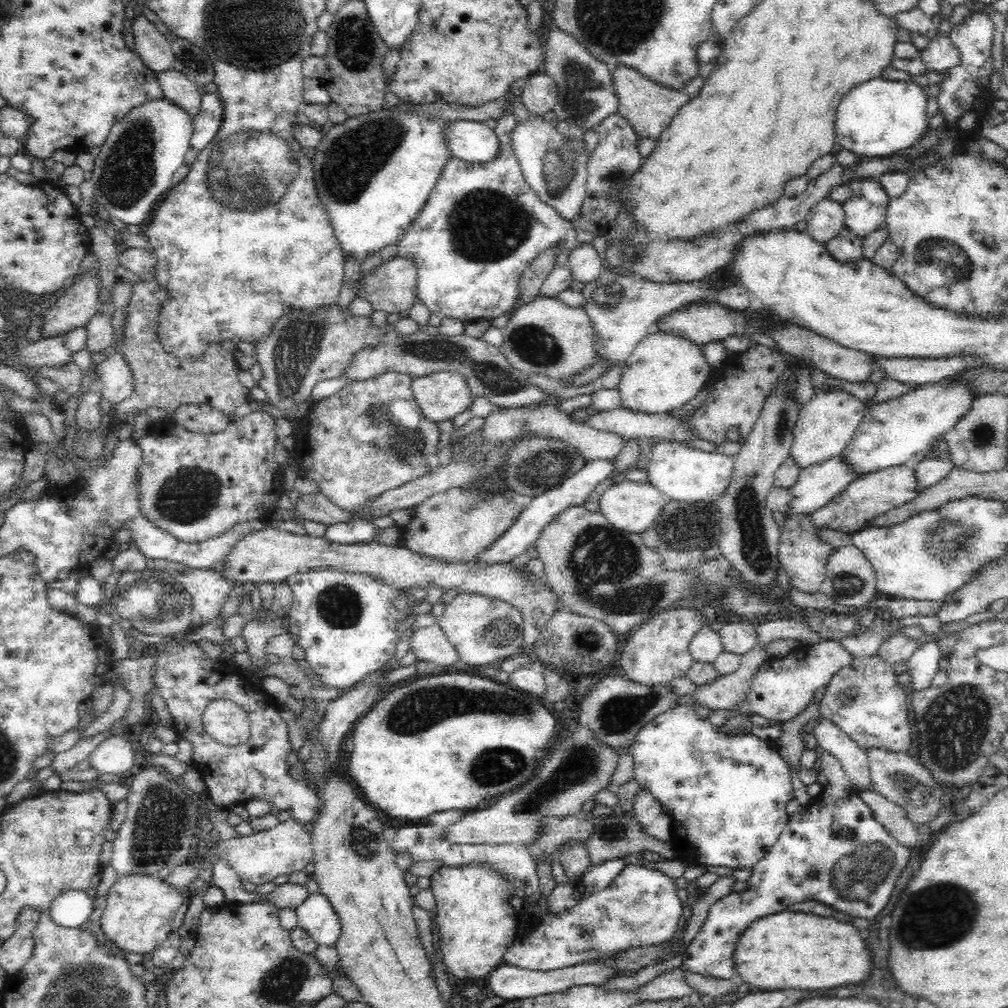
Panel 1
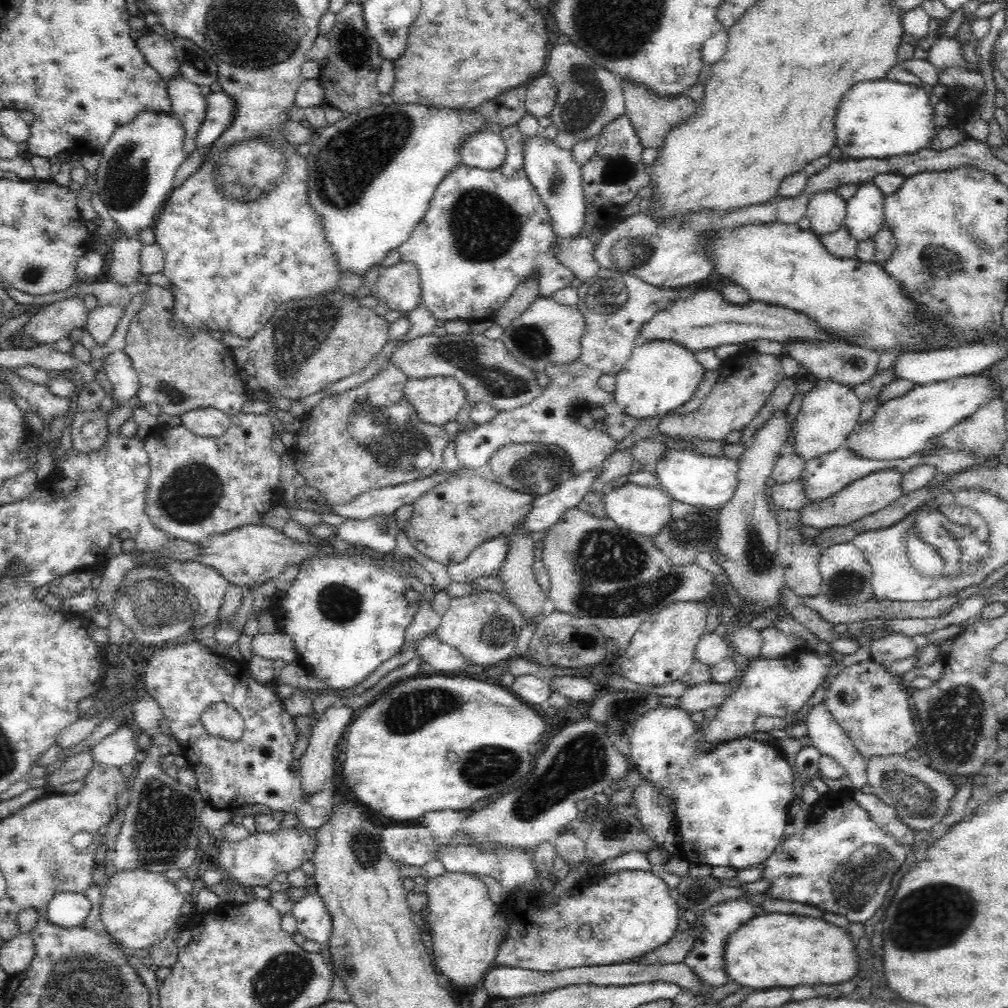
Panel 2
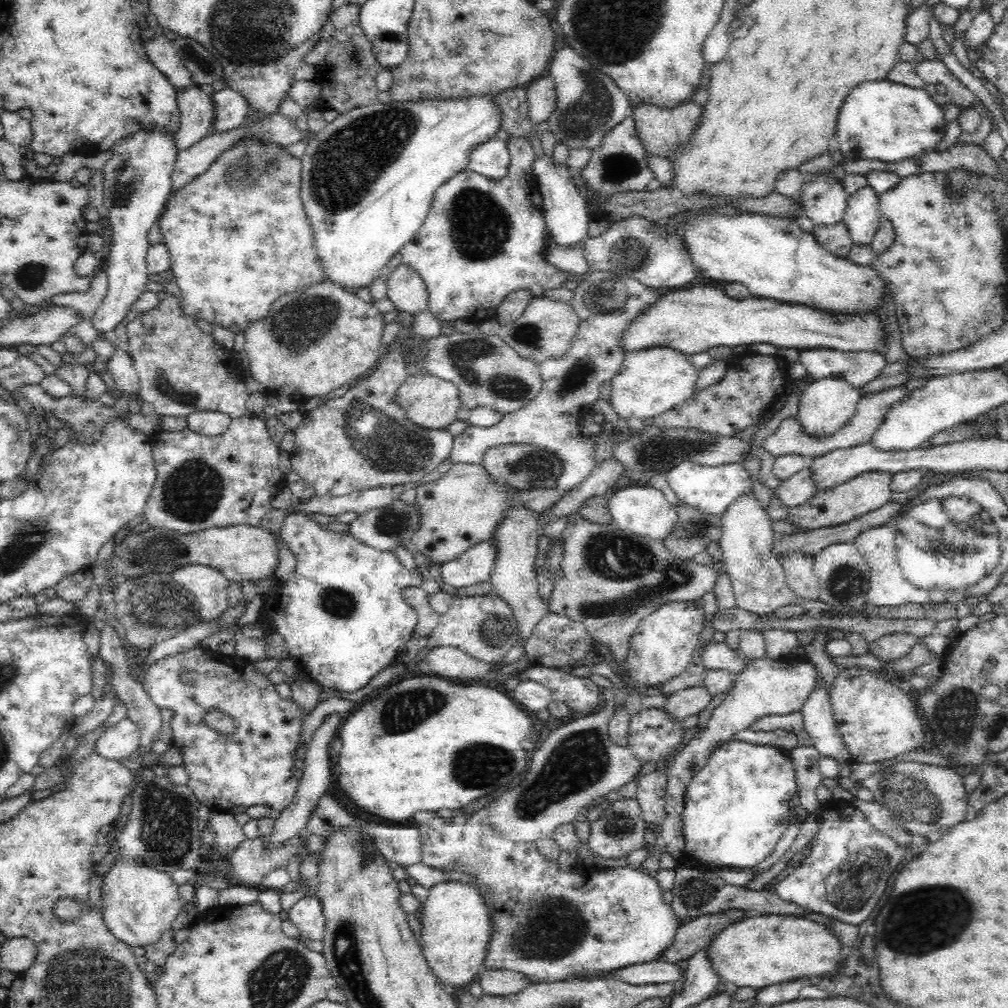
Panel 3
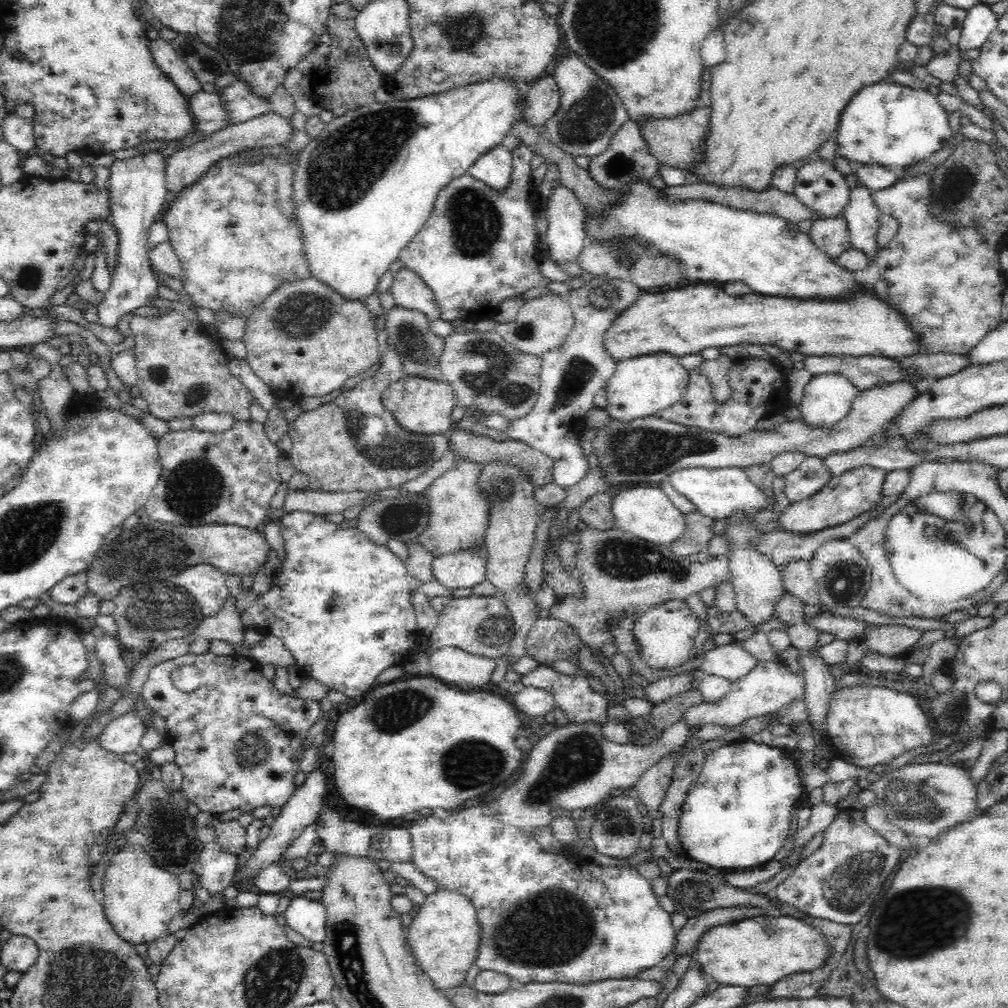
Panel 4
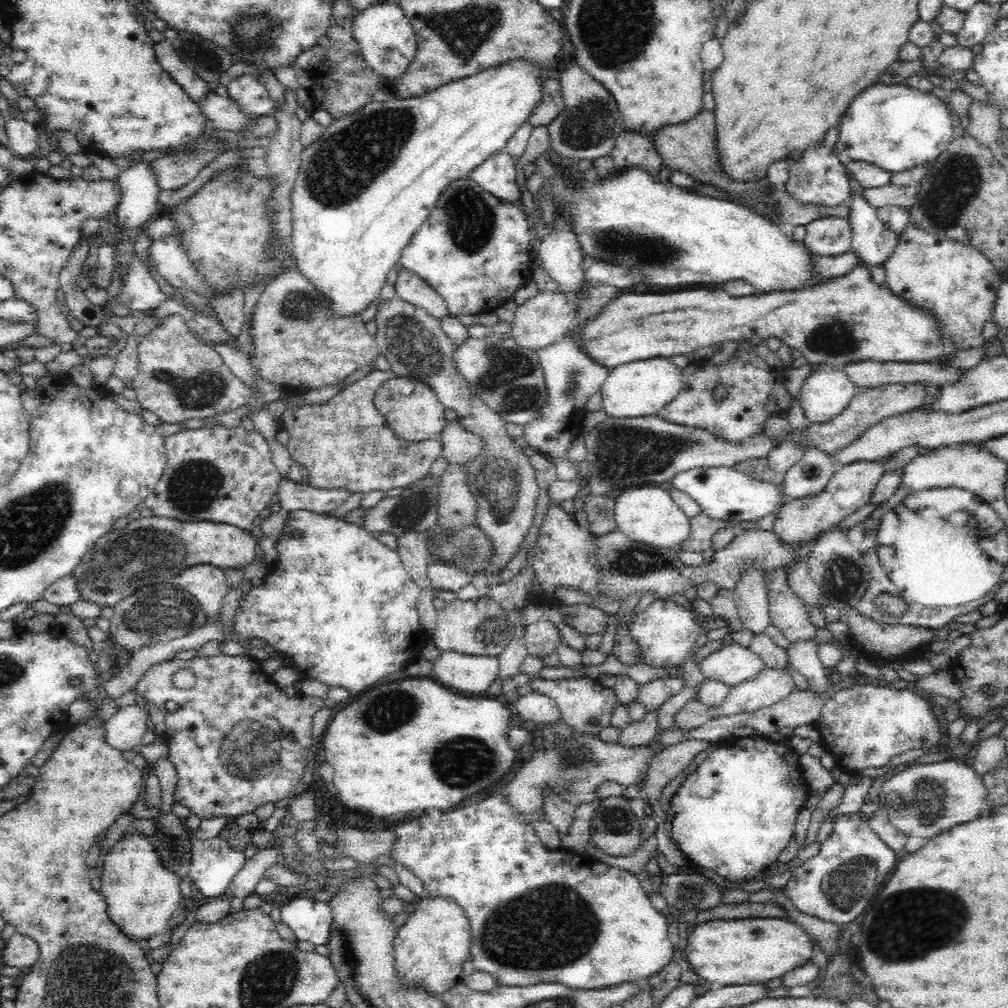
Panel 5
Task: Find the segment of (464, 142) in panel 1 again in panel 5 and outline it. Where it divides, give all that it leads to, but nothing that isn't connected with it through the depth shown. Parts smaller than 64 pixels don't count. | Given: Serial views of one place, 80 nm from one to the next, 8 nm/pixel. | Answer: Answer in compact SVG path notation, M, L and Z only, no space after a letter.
M503 149L474 168L469 178L503 203L520 203L521 193L516 183L514 162L514 157Z

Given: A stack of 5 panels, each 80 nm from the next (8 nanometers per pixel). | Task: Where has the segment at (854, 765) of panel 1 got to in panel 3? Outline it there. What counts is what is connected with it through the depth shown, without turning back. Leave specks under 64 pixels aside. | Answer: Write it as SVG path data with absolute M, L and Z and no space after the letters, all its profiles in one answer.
M816 683L804 702L801 713L805 730L822 757L833 758L840 764L850 766L856 764L849 755L842 735L836 729L828 689L824 689Z

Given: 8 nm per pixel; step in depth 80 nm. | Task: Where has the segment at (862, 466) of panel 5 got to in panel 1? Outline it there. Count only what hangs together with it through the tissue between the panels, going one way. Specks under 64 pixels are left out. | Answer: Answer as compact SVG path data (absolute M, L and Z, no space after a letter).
M906 464L892 466L850 482L842 492L838 493L838 496L835 496L825 507L811 513L810 517L819 528L831 528L854 534L870 527L871 520L882 513L913 501L922 491L923 488L917 485L916 468L908 468Z

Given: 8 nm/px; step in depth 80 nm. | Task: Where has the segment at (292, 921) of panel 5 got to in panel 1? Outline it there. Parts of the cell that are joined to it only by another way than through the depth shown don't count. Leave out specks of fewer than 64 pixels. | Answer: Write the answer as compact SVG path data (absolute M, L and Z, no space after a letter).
M322 893L309 894L308 898L295 908L297 923L304 928L318 945L330 947L334 951L339 940L341 924L330 901Z

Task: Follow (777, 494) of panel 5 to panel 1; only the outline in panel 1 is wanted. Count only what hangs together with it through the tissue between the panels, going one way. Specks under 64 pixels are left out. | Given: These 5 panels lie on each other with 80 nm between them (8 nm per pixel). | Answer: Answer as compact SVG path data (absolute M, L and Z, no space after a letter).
M662 441L651 447L648 454L647 481L668 500L682 502L713 502L724 494L733 476L733 457L720 452L705 452L695 447L670 441Z

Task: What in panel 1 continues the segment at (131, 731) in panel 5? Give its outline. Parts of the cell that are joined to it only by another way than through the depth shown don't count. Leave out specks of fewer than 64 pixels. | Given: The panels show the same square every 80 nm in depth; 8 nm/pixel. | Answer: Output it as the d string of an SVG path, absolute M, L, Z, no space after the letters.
M108 736L86 760L99 774L128 774L134 764L134 750L122 736Z

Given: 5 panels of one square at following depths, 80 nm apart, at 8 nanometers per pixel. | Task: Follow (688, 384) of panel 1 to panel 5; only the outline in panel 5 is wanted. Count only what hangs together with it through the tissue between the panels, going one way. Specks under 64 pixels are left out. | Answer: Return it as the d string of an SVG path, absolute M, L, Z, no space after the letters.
M655 357L619 365L611 370L602 386L602 410L609 417L645 417L656 415L678 396L683 386L682 369L670 358Z

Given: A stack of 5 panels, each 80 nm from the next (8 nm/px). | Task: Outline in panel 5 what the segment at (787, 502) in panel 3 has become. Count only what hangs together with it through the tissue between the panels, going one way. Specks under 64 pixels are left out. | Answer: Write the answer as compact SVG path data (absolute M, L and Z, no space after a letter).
M808 447L804 458L781 477L784 496L793 501L818 494L837 471L838 465L831 456L814 447Z

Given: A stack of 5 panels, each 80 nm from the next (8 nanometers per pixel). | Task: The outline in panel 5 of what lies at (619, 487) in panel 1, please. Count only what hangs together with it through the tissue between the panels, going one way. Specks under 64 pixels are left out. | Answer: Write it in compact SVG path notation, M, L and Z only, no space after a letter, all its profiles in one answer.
M648 486L648 488L624 490L618 494L620 496L614 498L615 523L617 530L623 532L628 538L658 548L675 549L682 540L686 540L690 532L689 518L678 508L666 490Z

